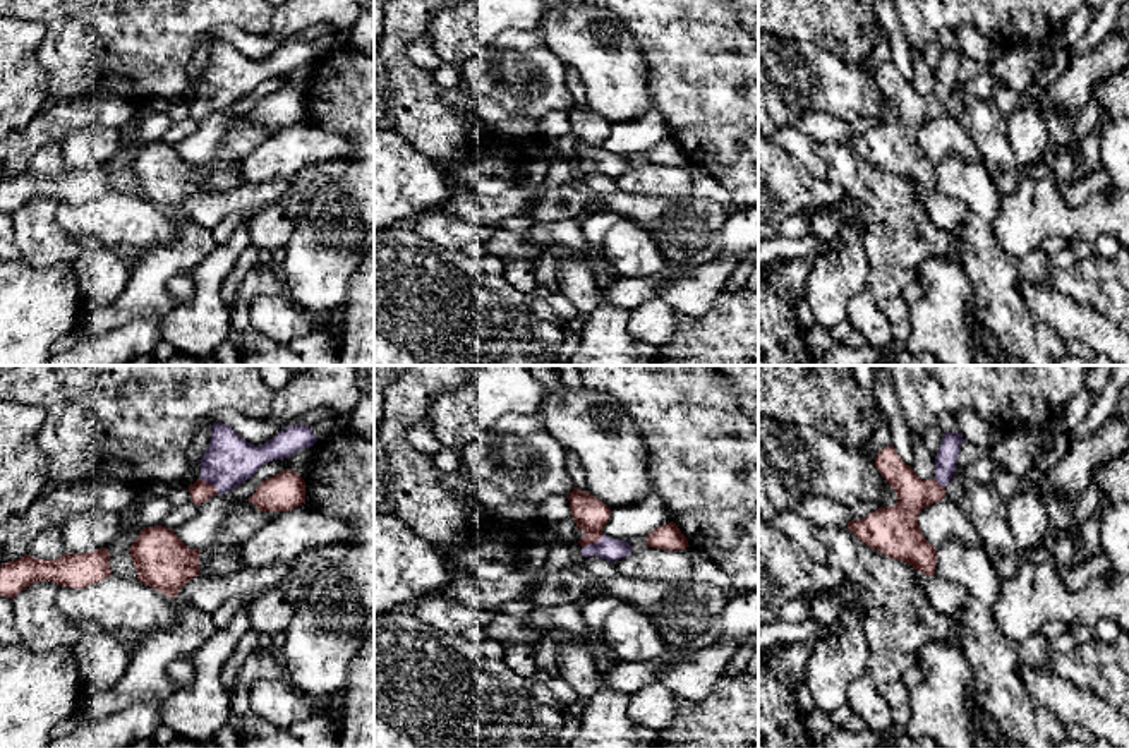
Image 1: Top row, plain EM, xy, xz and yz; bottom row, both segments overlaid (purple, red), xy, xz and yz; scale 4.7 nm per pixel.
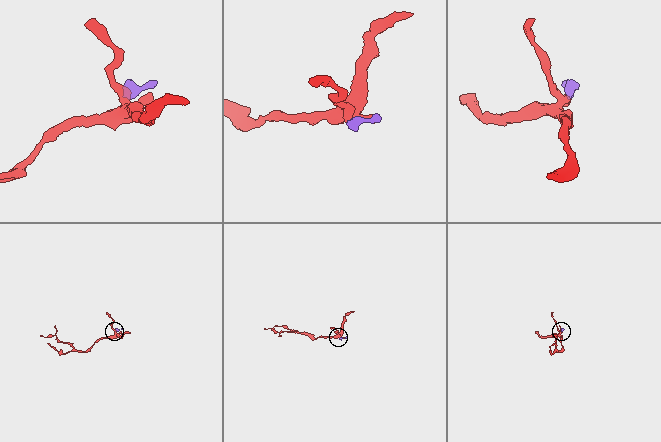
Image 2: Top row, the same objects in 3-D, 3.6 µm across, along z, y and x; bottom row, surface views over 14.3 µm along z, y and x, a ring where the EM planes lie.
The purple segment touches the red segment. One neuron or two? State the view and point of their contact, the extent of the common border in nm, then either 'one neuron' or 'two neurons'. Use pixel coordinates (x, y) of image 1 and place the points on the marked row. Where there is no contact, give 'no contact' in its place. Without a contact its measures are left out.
meets purple in xz at (594, 542); contact 120 nm long; one neuron

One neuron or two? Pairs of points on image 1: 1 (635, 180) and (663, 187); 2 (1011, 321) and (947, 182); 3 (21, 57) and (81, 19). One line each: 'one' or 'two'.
1: one
2: one
3: two

